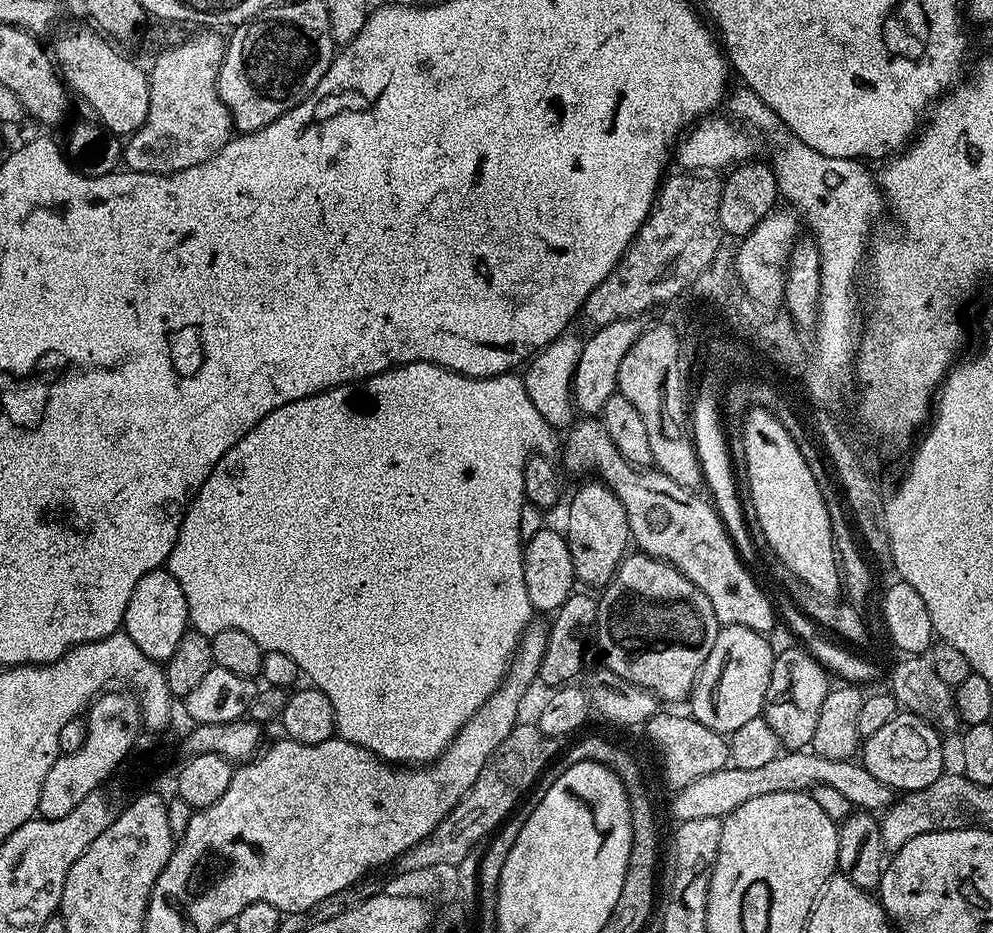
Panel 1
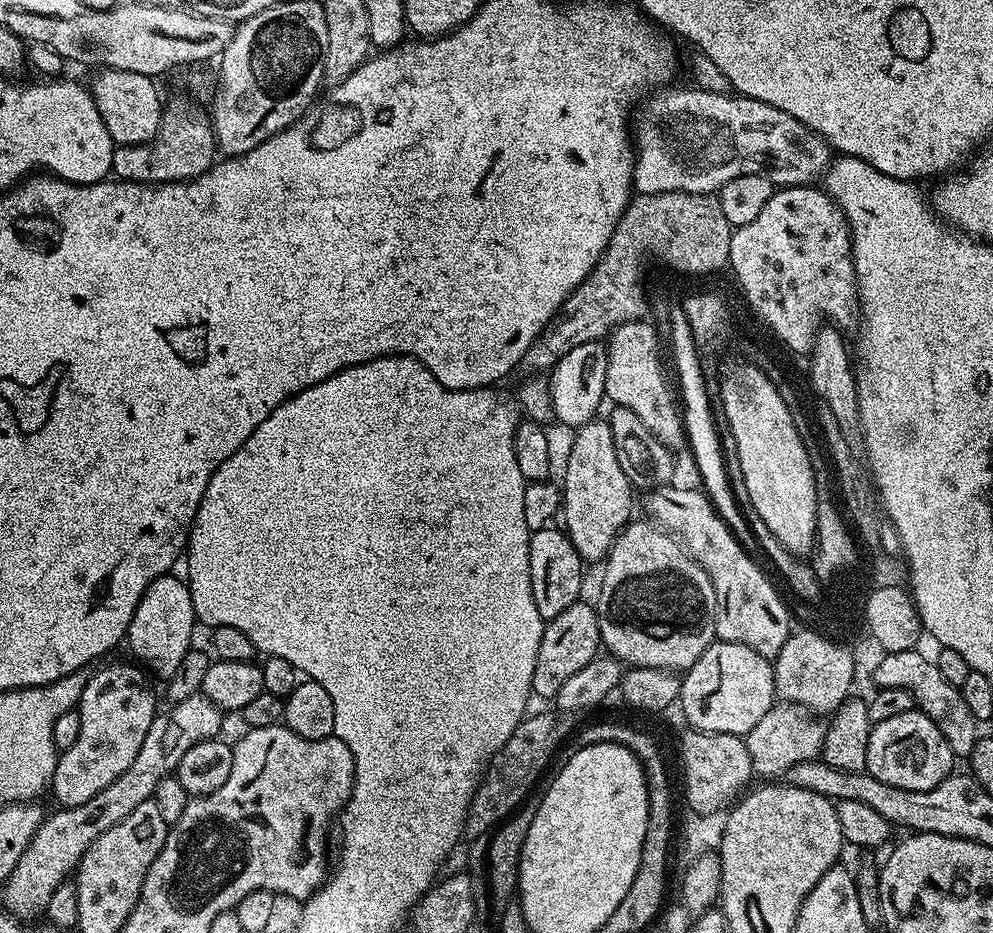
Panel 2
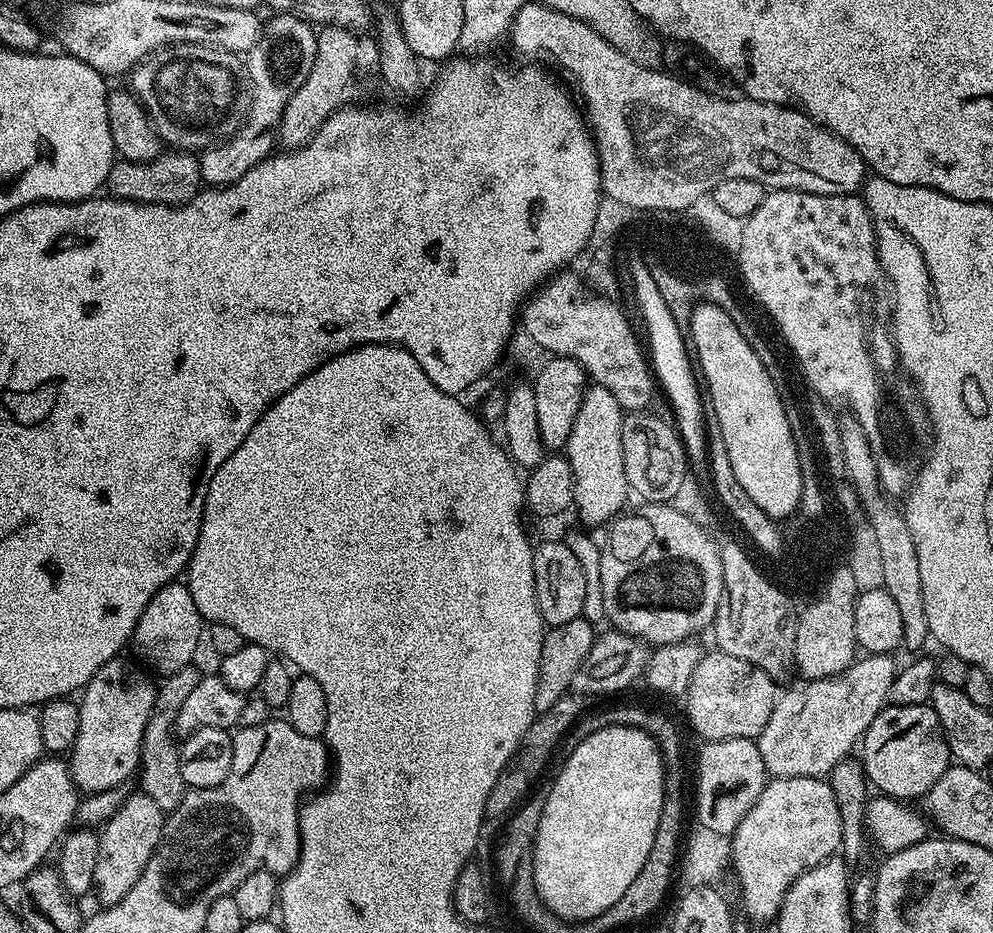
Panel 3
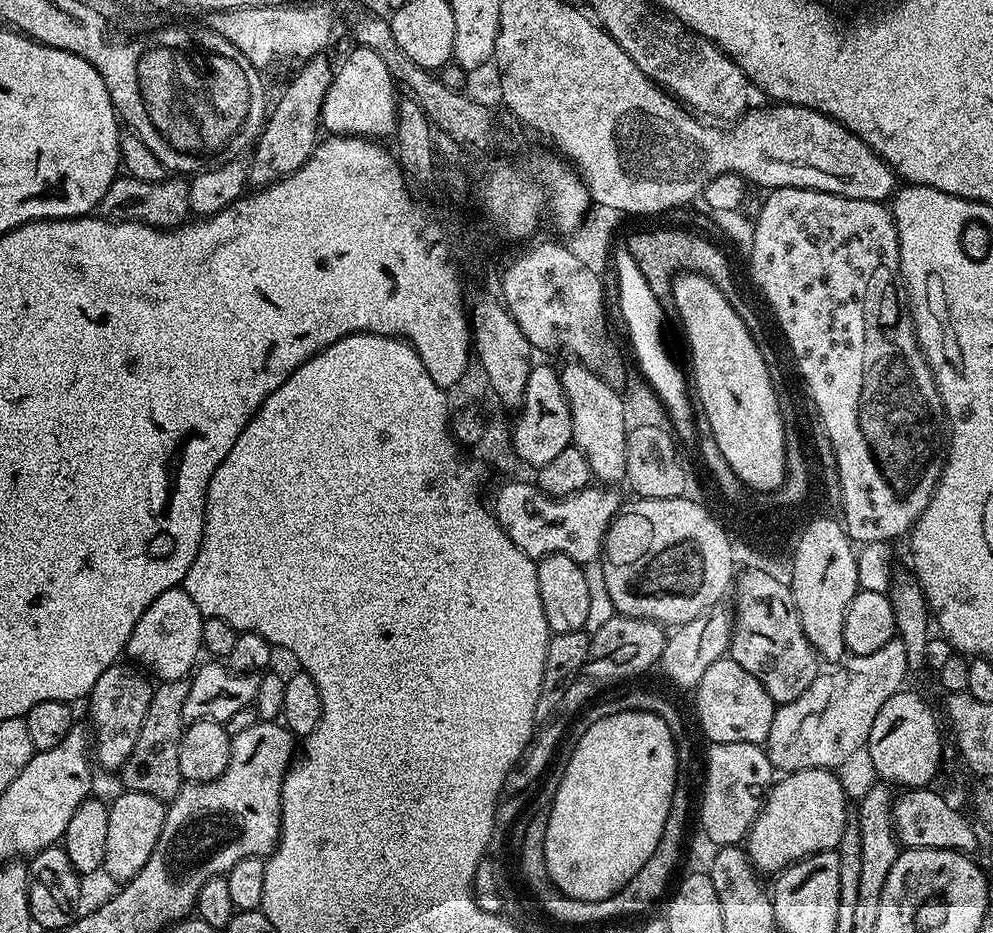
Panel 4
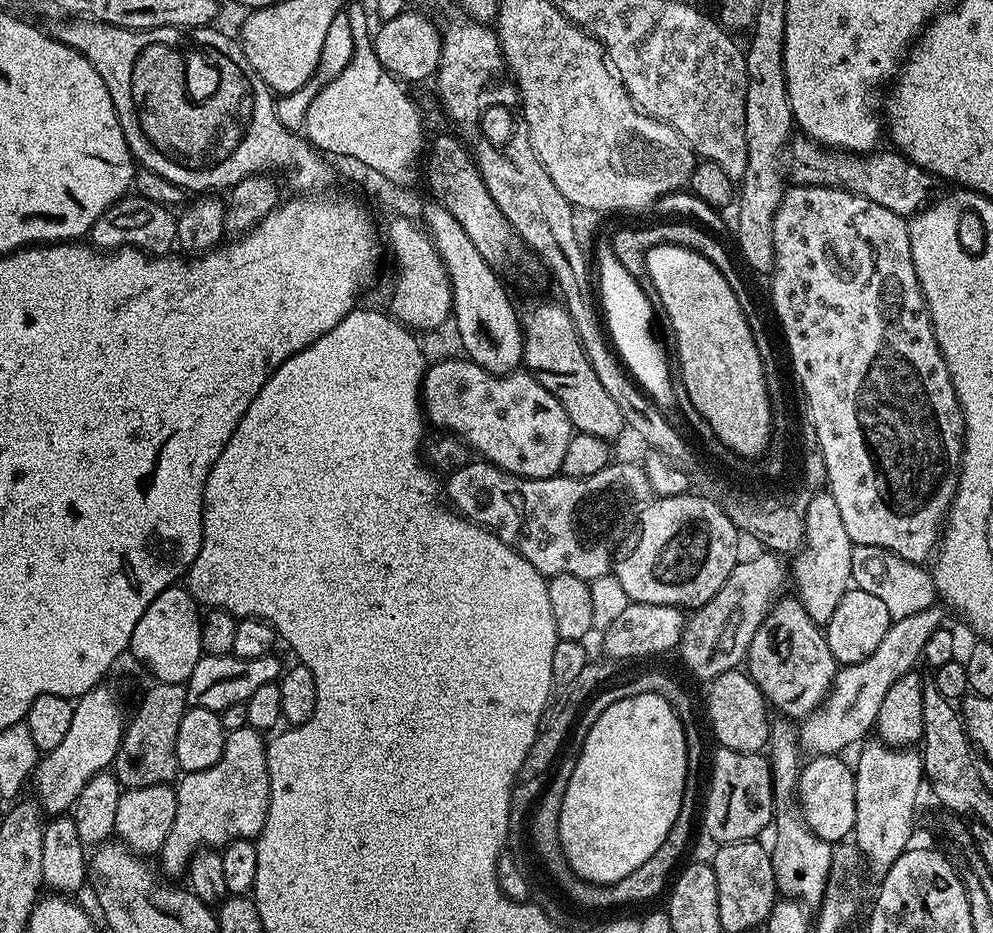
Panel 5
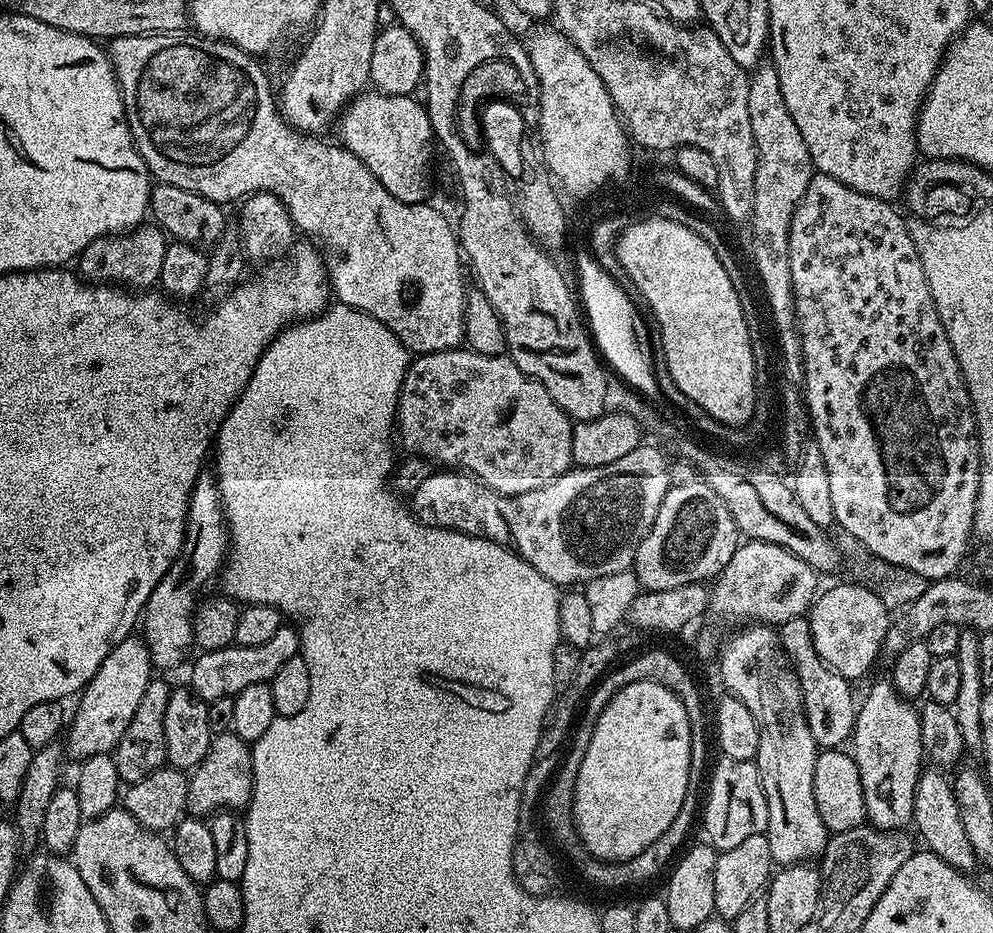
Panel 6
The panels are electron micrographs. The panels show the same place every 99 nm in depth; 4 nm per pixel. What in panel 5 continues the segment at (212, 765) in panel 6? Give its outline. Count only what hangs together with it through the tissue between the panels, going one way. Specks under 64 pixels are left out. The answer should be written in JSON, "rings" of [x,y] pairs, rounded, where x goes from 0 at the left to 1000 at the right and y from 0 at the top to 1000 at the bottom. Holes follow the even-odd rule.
{"rings":[[[251,779],[229,786],[224,812],[211,825],[184,829],[176,846],[179,868],[175,885],[171,885],[171,894],[167,894],[167,902],[159,914],[160,929],[169,941],[184,940],[194,915],[204,908],[224,911],[237,900],[252,900],[262,895],[272,855],[267,790]]]}

